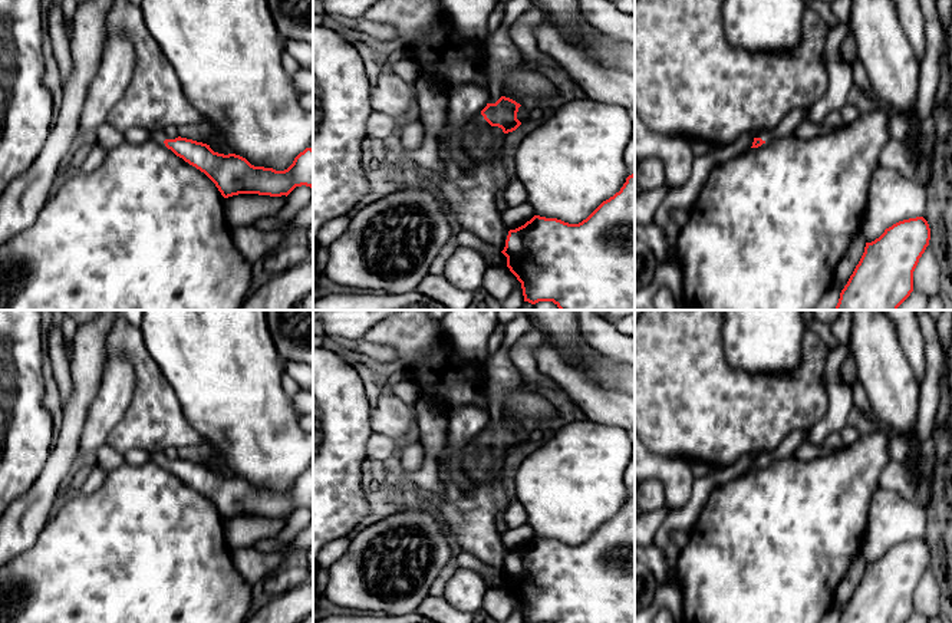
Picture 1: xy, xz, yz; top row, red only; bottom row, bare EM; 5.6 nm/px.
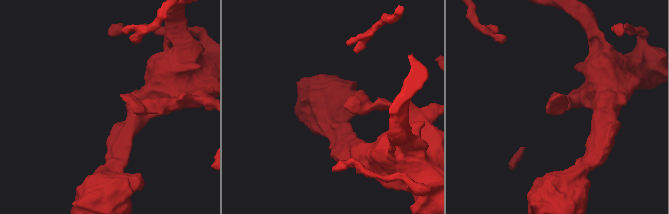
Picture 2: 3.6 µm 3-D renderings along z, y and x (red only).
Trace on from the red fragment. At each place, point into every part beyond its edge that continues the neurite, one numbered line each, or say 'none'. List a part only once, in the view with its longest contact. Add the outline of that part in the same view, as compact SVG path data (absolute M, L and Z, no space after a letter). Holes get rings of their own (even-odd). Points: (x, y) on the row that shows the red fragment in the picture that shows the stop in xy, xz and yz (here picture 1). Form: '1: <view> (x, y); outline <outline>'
1: yz (791, 121); outline M798 108L788 112L781 122L771 131L761 134L761 139L765 142L775 141L780 138L793 136L794 131L806 121L804 109Z

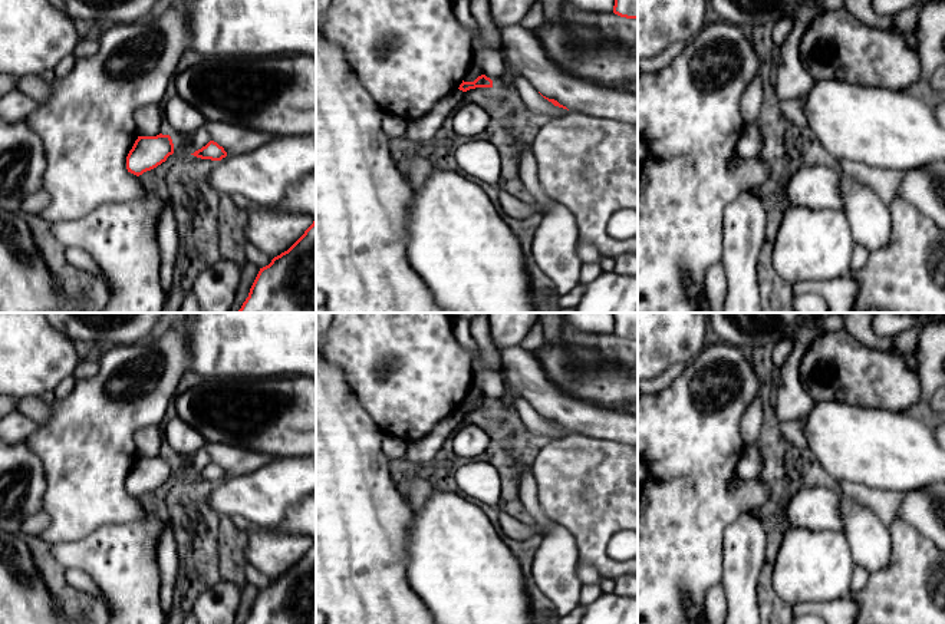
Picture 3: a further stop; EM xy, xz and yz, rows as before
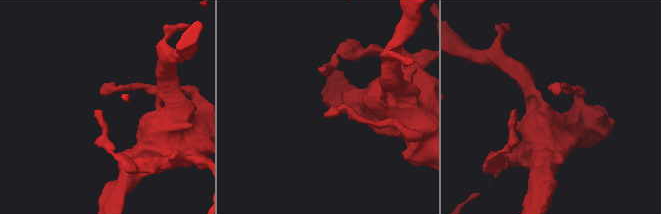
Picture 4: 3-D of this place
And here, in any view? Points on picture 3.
none

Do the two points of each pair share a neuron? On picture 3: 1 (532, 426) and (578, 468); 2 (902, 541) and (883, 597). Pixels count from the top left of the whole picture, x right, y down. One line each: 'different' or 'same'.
1: different
2: same

